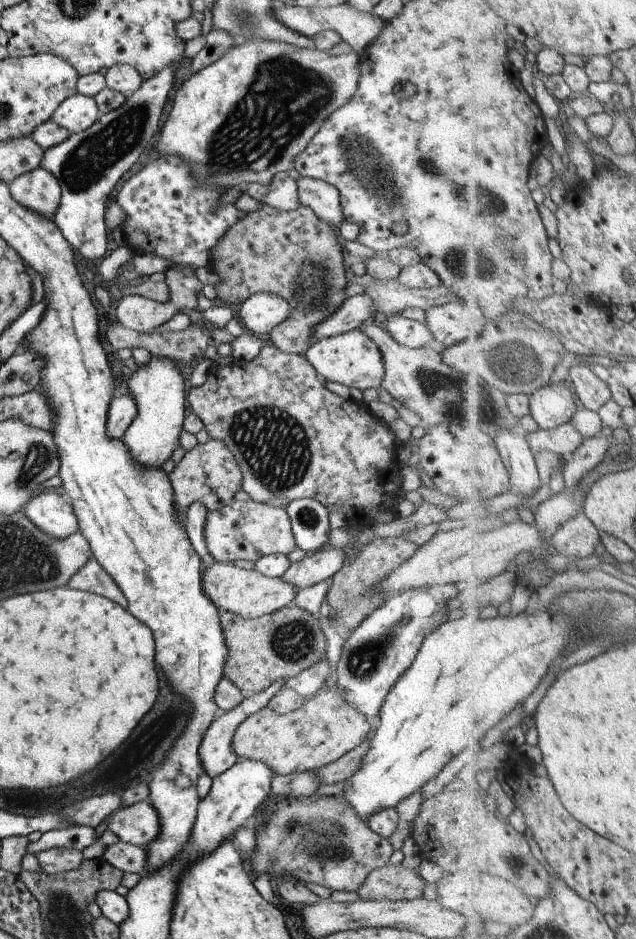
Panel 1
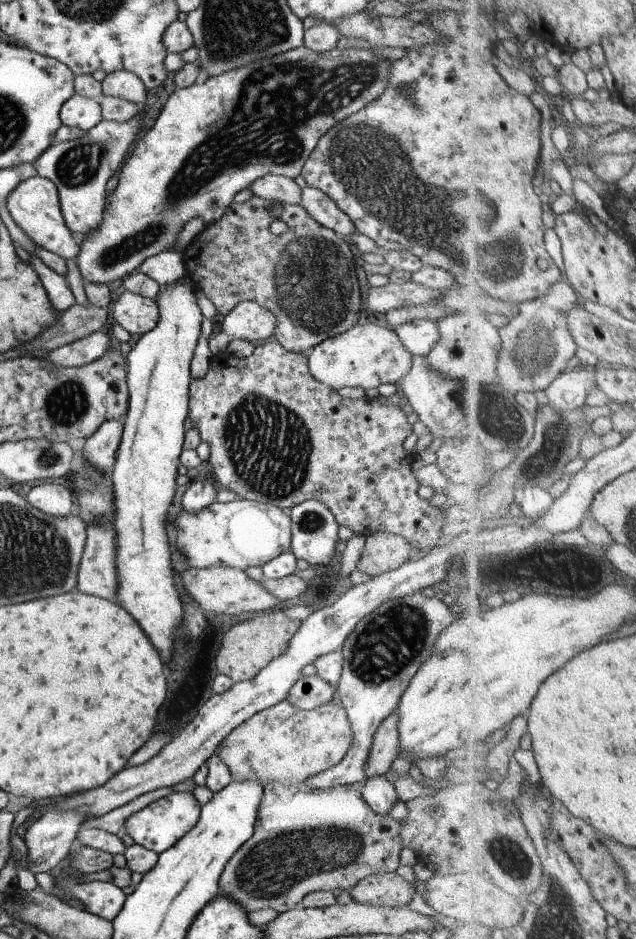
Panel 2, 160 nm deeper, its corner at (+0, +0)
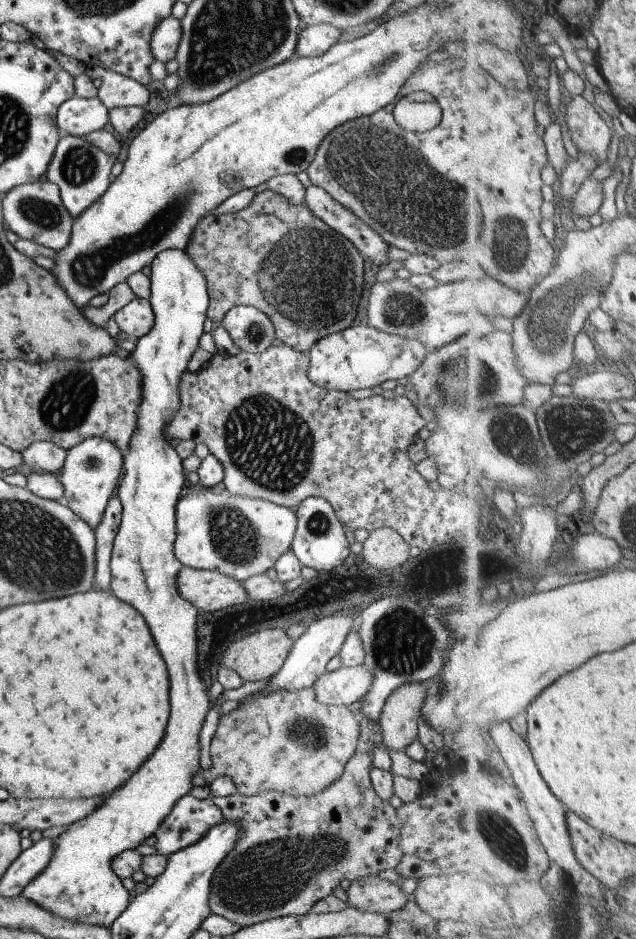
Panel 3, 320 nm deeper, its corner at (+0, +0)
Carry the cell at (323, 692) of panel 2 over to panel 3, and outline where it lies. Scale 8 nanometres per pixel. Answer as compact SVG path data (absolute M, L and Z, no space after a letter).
M362 664L354 667L339 667L334 671L324 671L311 686L317 702L323 705L345 705L362 699L369 690L374 676Z

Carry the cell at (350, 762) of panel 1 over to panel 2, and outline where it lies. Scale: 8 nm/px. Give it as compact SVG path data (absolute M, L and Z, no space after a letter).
M391 712L373 732L369 756L365 760L365 779L371 776L385 774L391 762L399 754L399 740L397 740L397 714Z

